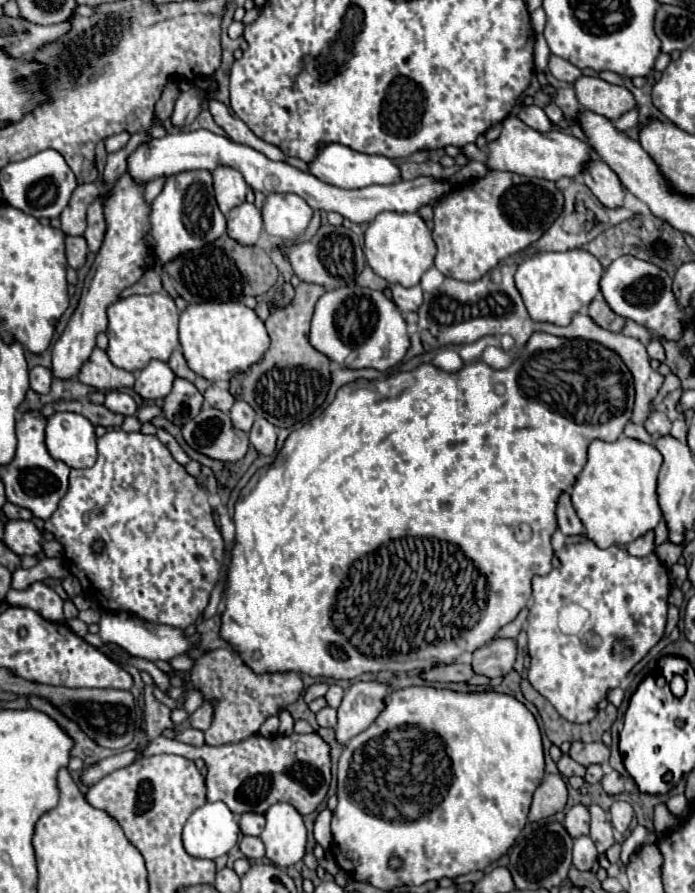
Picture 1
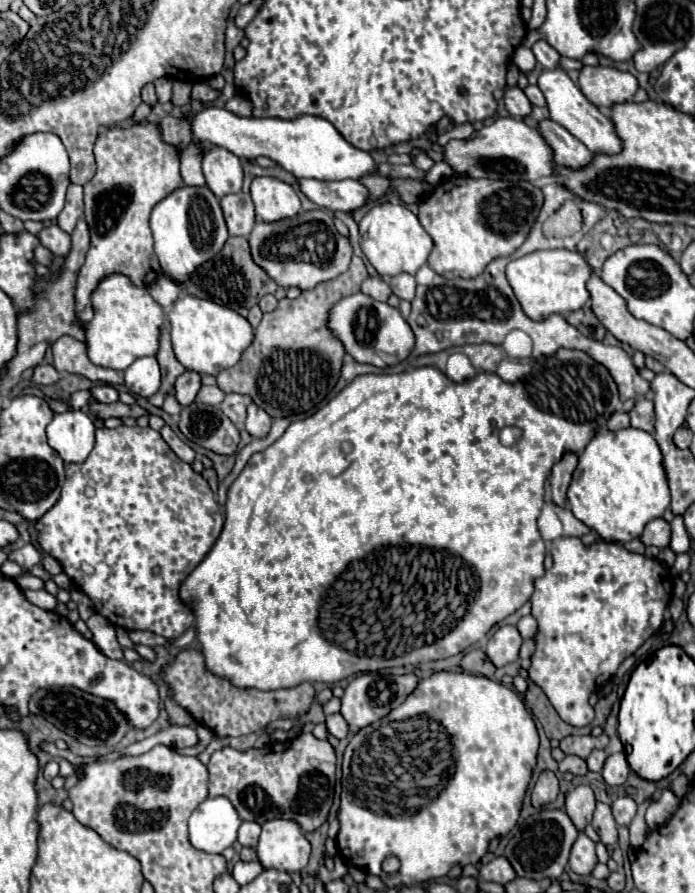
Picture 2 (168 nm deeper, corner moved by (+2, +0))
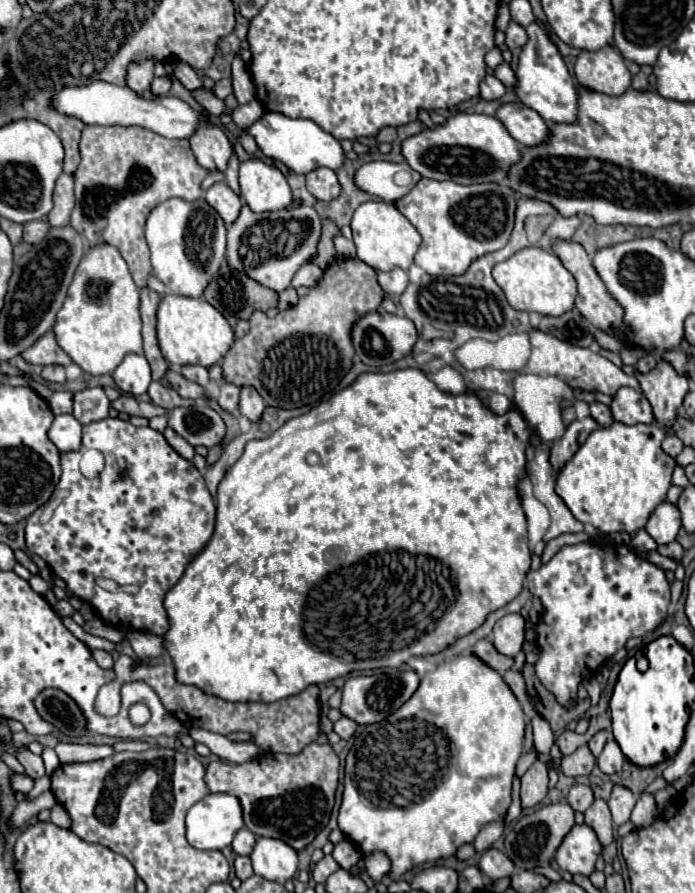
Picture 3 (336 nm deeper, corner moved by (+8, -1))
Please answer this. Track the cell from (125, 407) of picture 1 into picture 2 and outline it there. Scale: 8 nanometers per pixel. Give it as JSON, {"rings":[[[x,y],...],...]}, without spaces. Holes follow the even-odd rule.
{"rings":[[[96,385],[96,387],[92,387],[92,397],[100,403],[116,403],[118,401],[118,391],[110,385],[100,385],[100,387]]]}

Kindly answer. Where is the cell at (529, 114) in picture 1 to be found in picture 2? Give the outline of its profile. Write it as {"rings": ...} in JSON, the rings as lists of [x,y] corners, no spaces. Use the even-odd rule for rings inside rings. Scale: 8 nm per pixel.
{"rings":[[[512,87],[512,89],[506,89],[506,95],[504,95],[504,101],[506,101],[506,109],[512,117],[526,117],[532,113],[532,103],[528,101],[528,97],[524,95],[522,89],[518,87]]]}

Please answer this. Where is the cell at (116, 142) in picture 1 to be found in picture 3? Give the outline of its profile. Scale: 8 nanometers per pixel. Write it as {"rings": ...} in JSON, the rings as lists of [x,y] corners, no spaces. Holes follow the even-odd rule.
{"rings":[[[172,76],[154,78],[154,82],[152,82],[152,92],[158,94],[158,96],[164,96],[164,94],[168,94],[170,86],[172,86]]]}

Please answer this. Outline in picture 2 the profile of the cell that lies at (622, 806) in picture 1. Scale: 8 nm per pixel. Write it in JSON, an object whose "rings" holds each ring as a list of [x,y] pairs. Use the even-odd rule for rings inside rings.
{"rings":[[[618,797],[612,803],[612,815],[618,825],[630,825],[636,815],[636,803],[630,797]]]}

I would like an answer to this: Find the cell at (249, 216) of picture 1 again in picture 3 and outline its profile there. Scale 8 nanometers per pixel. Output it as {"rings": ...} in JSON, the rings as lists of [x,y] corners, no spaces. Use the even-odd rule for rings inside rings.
{"rings":[[[216,182],[206,190],[204,200],[222,216],[226,224],[232,224],[238,218],[238,212],[242,208],[240,198],[230,190],[226,182]]]}

